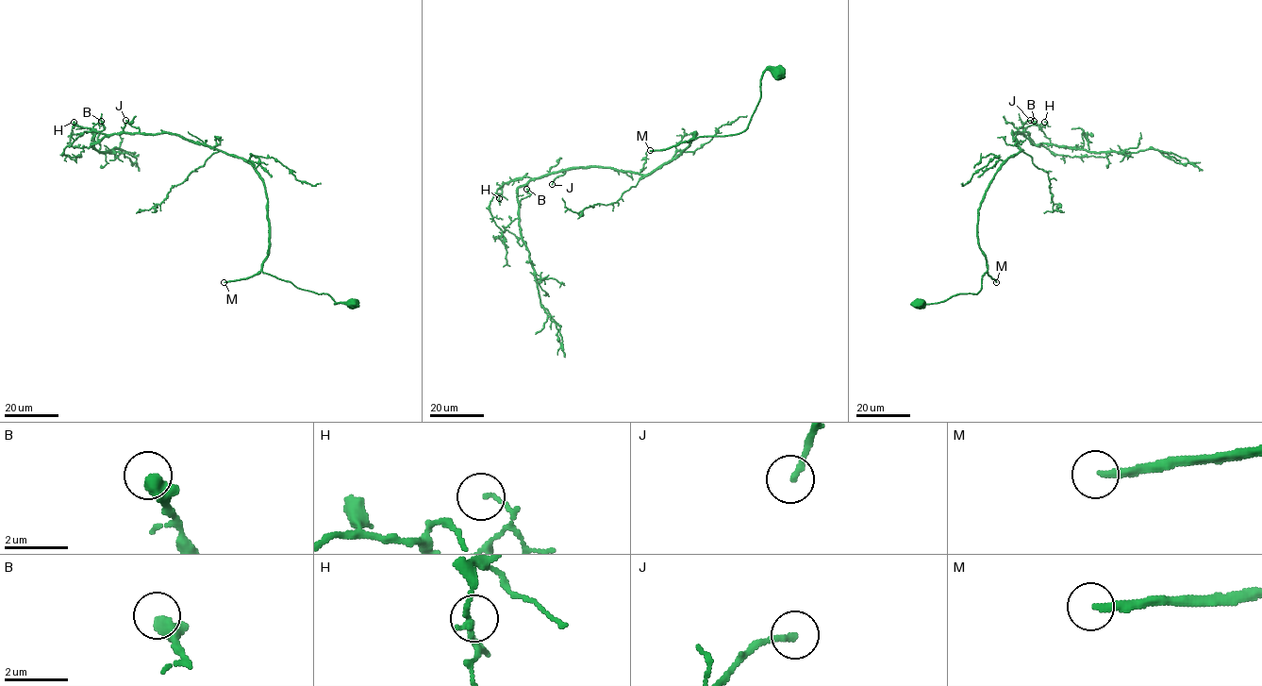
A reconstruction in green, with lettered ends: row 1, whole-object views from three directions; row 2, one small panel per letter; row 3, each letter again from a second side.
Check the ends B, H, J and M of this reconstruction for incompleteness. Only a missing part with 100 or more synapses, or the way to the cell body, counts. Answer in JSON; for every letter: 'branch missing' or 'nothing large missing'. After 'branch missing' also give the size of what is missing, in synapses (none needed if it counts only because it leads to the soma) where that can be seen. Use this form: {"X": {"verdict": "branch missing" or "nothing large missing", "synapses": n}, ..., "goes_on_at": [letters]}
{"B": {"verdict": "nothing large missing"}, "H": {"verdict": "nothing large missing"}, "J": {"verdict": "nothing large missing"}, "M": {"verdict": "branch missing", "synapses": 250}, "goes_on_at": ["M"]}

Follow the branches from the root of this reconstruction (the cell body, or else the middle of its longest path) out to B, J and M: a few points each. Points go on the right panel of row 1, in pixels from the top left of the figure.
B: (920, 305), (981, 289), (980, 203), (1020, 150), (1012, 133), (1050, 143), (1034, 121)
J: (920, 305), (981, 289), (988, 263), (978, 243), (980, 203), (998, 168), (1020, 150), (1012, 133), (1030, 120)
M: (920, 305), (916, 302), (937, 304), (959, 294), (977, 293), (987, 271), (996, 282)

